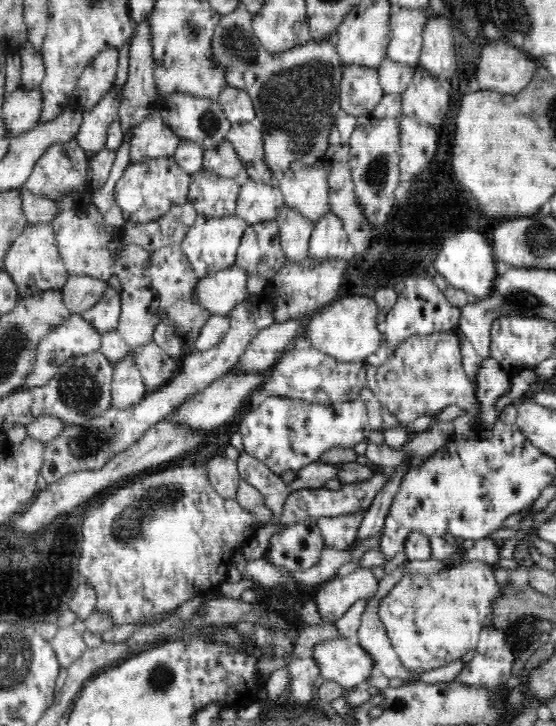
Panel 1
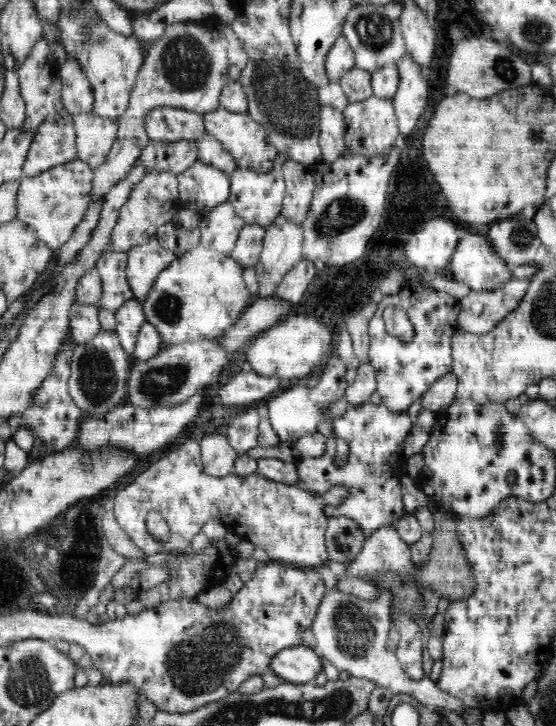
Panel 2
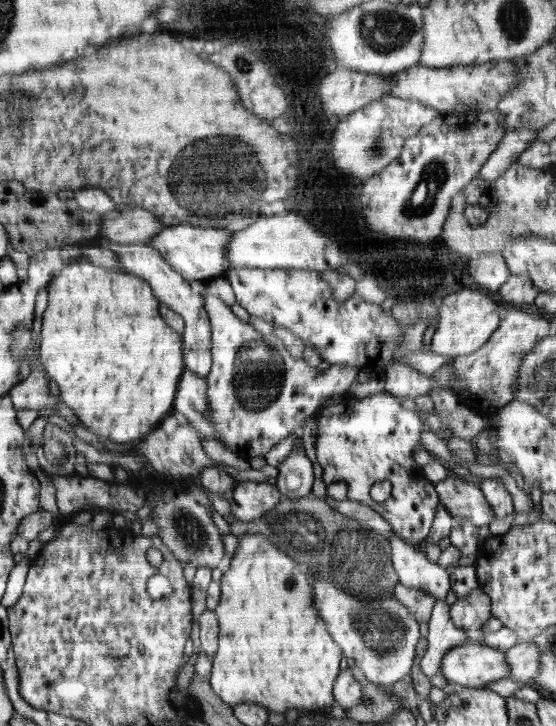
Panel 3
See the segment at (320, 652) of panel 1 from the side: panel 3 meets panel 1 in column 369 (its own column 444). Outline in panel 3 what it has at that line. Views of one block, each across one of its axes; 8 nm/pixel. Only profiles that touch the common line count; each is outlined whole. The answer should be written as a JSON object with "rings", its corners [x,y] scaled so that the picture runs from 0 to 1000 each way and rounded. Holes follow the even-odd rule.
{"rings":[[[865,883],[835,884],[806,897],[795,905],[795,931],[824,946],[874,948],[887,938],[915,934],[917,915],[910,912],[910,897],[892,895]]]}

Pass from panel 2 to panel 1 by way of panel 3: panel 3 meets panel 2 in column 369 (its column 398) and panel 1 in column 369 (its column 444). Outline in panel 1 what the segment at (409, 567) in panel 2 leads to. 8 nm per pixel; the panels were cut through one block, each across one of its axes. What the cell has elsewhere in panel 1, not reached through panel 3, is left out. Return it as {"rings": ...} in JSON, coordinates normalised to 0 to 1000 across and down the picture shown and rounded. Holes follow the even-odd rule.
{"rings":[[[640,784],[626,793],[608,793],[574,806],[563,831],[579,854],[601,860],[644,826],[665,826],[680,811],[683,789],[665,784]]]}

